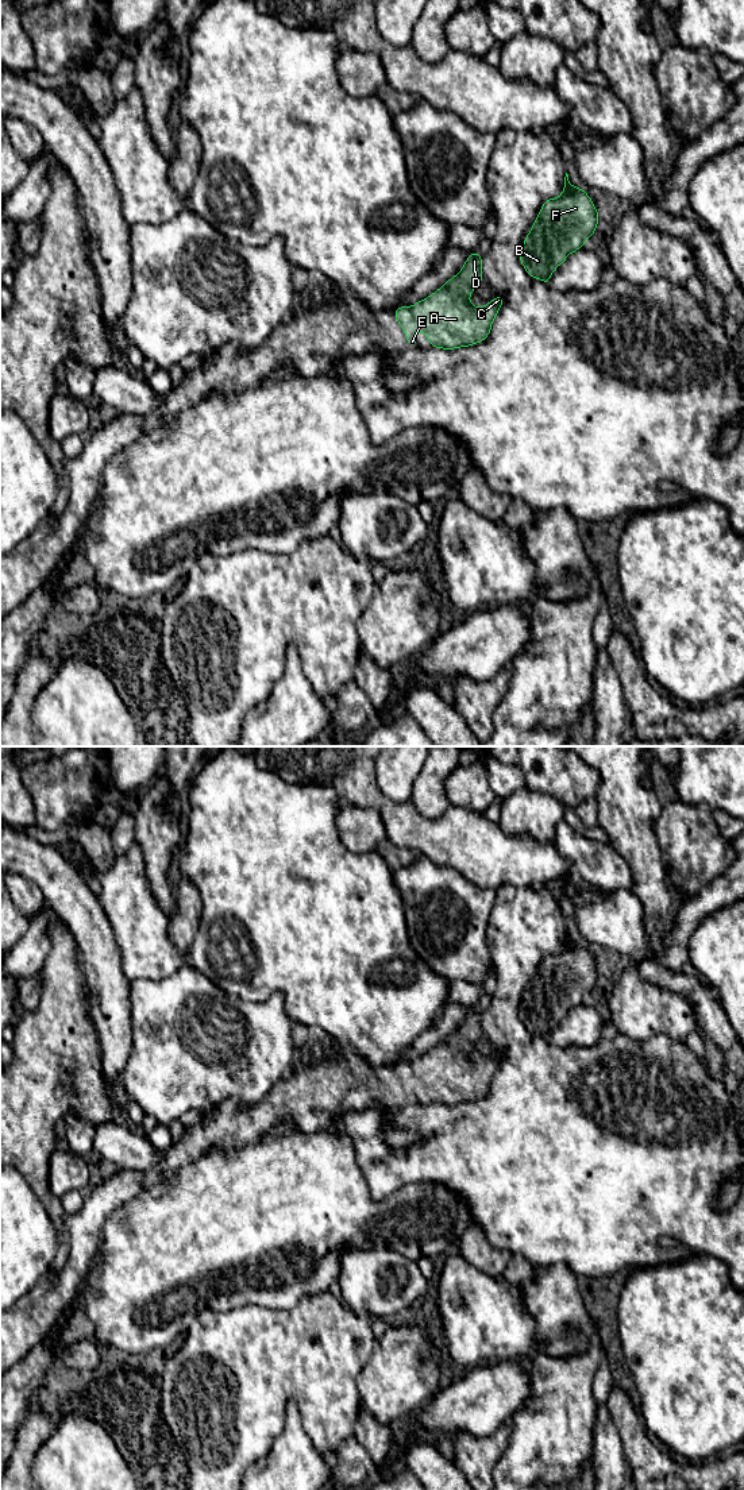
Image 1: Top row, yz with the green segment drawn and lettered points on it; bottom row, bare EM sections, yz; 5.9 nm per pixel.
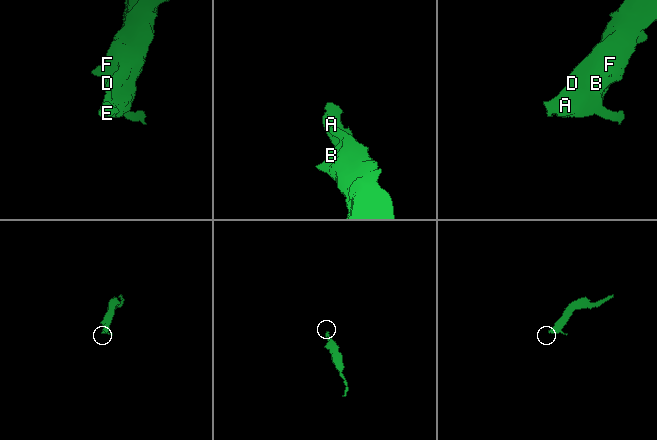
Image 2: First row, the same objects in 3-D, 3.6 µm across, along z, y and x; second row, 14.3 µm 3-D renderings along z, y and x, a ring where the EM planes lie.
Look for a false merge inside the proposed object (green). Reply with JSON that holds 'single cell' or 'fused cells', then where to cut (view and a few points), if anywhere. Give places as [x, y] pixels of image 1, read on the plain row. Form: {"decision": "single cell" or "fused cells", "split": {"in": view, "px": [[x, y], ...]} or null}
{"decision": "single cell", "split": null}

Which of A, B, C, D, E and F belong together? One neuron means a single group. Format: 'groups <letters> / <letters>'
groups A B C D E F

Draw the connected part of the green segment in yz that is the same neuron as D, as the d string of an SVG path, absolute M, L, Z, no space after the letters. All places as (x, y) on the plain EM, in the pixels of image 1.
M471 1007L462 1026L444 1042L412 1064L397 1064L394 1072L409 1101L417 1103L416 1089L420 1086L435 1104L454 1105L485 1096L504 1054L497 1051L485 1062L475 1064L469 1053L481 1038L482 1012Z

